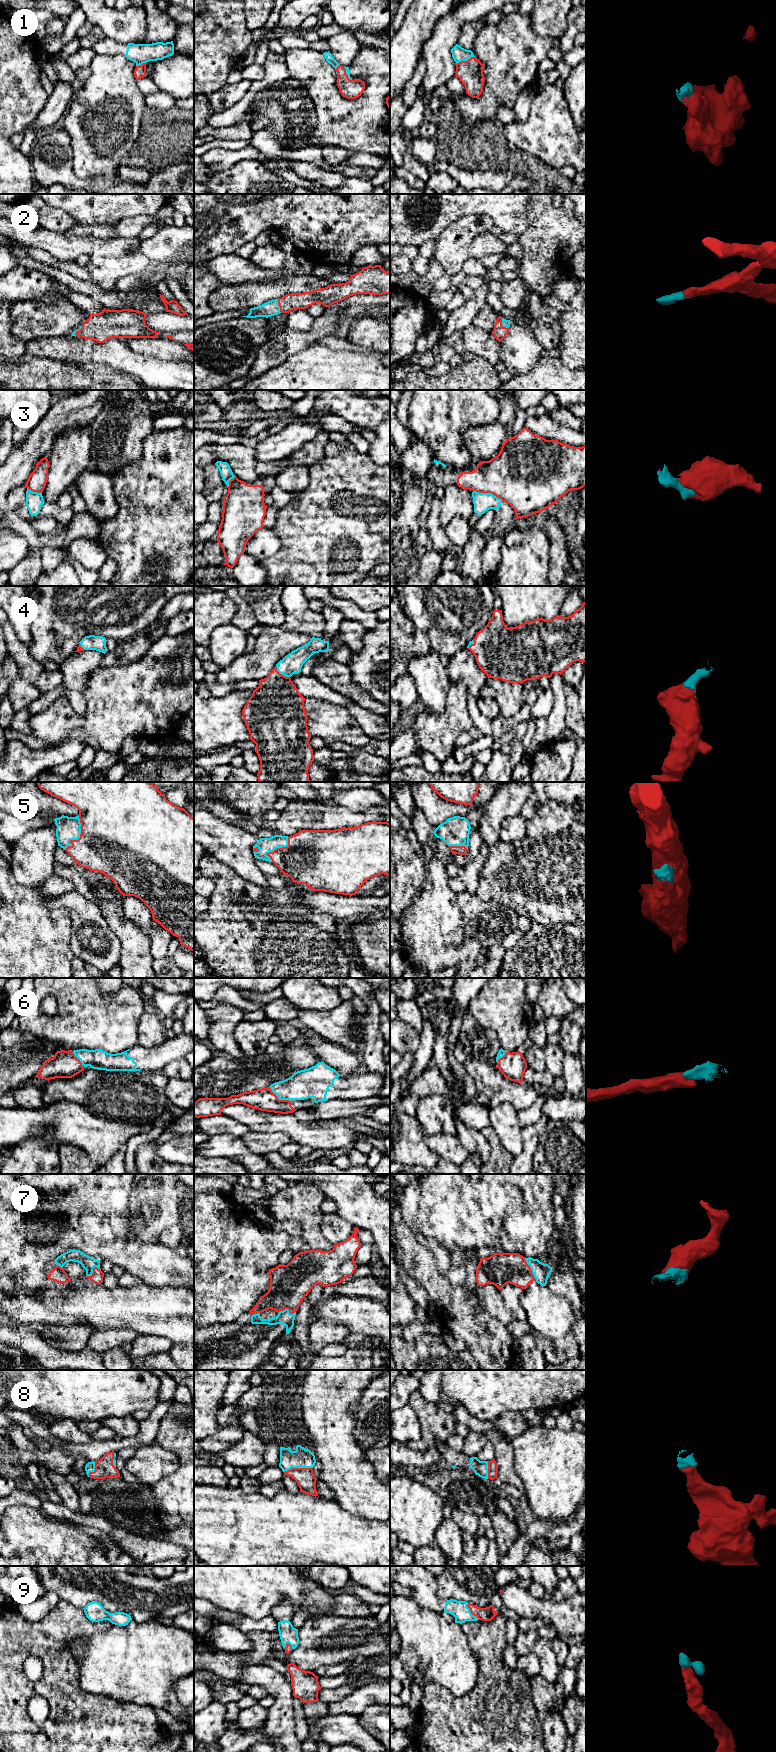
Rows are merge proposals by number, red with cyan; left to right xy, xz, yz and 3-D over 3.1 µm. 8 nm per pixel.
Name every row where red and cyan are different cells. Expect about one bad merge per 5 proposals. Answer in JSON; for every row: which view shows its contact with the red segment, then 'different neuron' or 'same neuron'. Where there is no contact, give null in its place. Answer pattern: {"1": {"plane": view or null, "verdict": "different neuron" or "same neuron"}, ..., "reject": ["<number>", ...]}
{"1": {"plane": "yz", "verdict": "same neuron"}, "2": {"plane": "yz", "verdict": "same neuron"}, "3": {"plane": "yz", "verdict": "different neuron"}, "4": {"plane": "xz", "verdict": "same neuron"}, "5": {"plane": "xy", "verdict": "same neuron"}, "6": {"plane": "xz", "verdict": "same neuron"}, "7": {"plane": "yz", "verdict": "same neuron"}, "8": {"plane": "xz", "verdict": "same neuron"}, "9": {"plane": "yz", "verdict": "same neuron"}, "reject": ["3"]}

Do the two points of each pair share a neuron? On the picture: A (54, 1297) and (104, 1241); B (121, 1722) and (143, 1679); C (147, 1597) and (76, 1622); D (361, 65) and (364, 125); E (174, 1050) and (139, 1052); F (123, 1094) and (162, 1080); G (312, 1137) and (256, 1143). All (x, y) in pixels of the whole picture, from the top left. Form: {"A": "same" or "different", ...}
{"A": "different", "B": "different", "C": "different", "D": "same", "E": "same", "F": "same", "G": "different"}

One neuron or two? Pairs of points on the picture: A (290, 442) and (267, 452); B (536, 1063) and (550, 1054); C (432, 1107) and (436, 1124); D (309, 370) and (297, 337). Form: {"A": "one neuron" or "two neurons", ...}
{"A": "one neuron", "B": "two neurons", "C": "one neuron", "D": "two neurons"}

